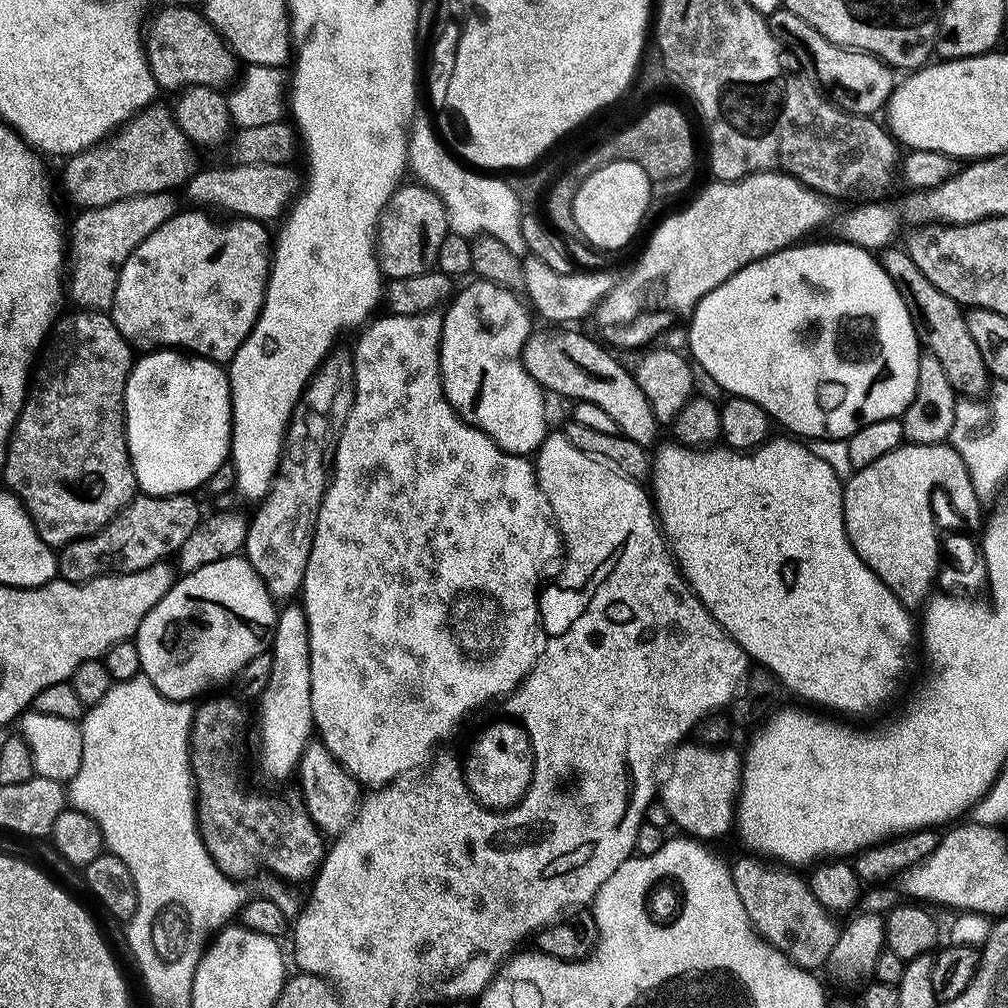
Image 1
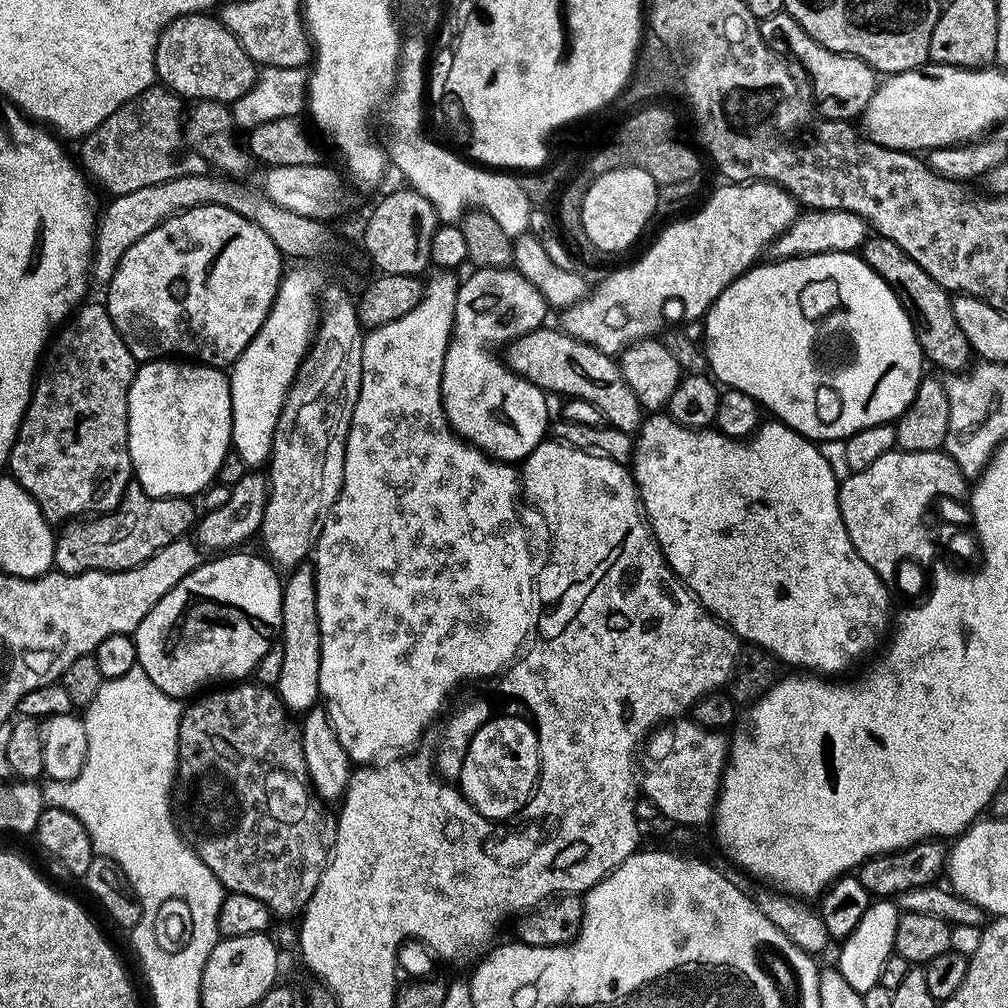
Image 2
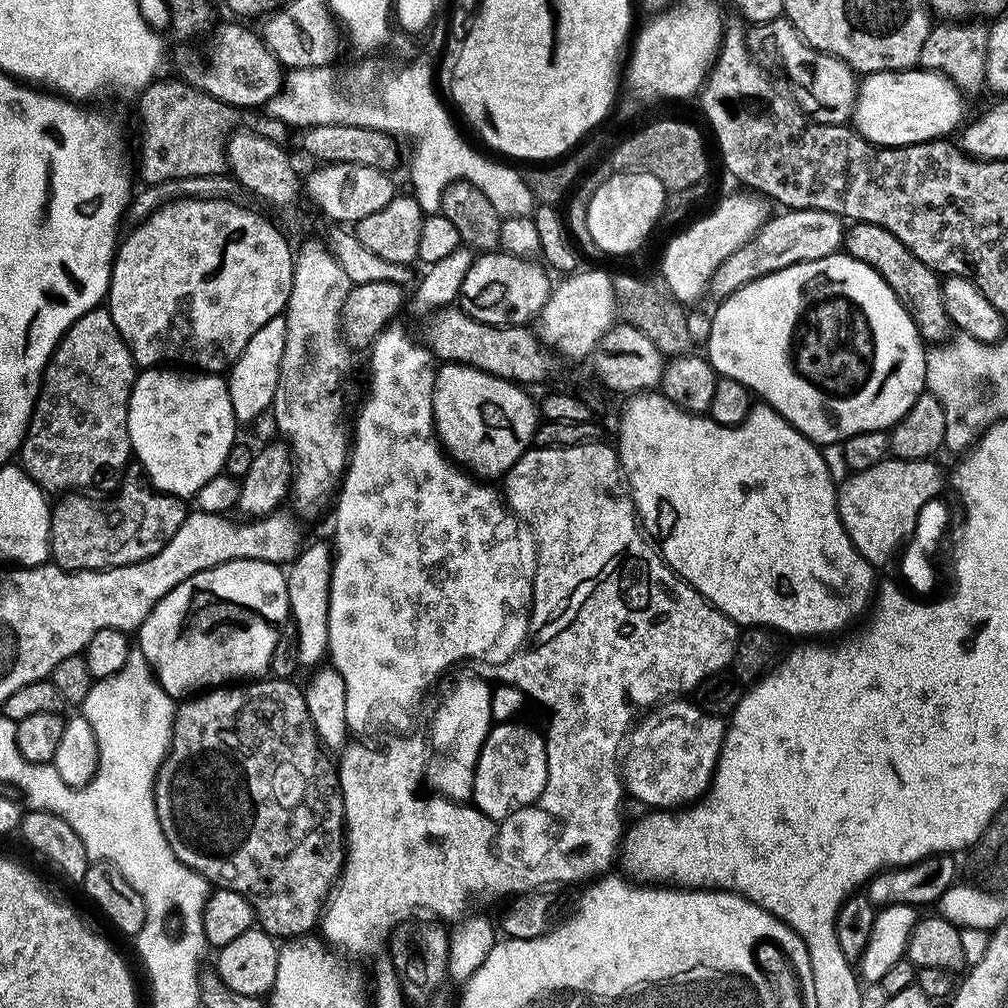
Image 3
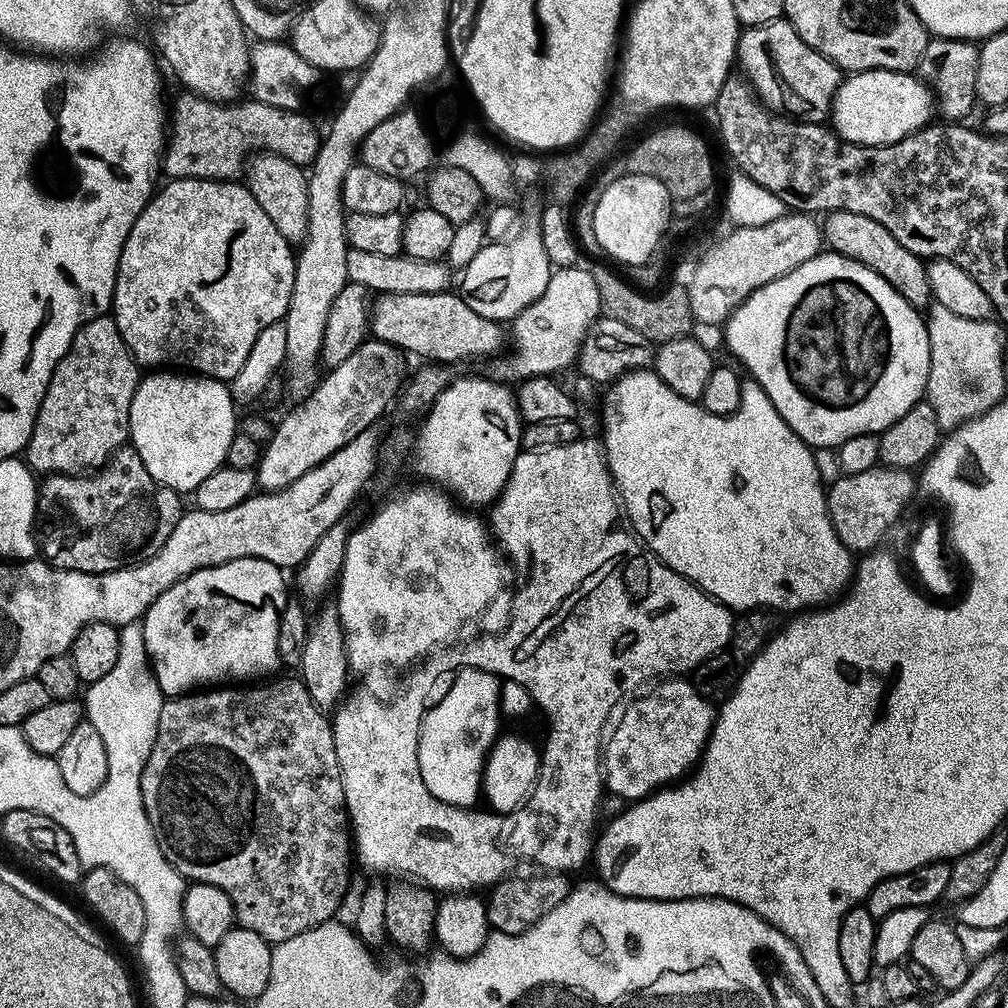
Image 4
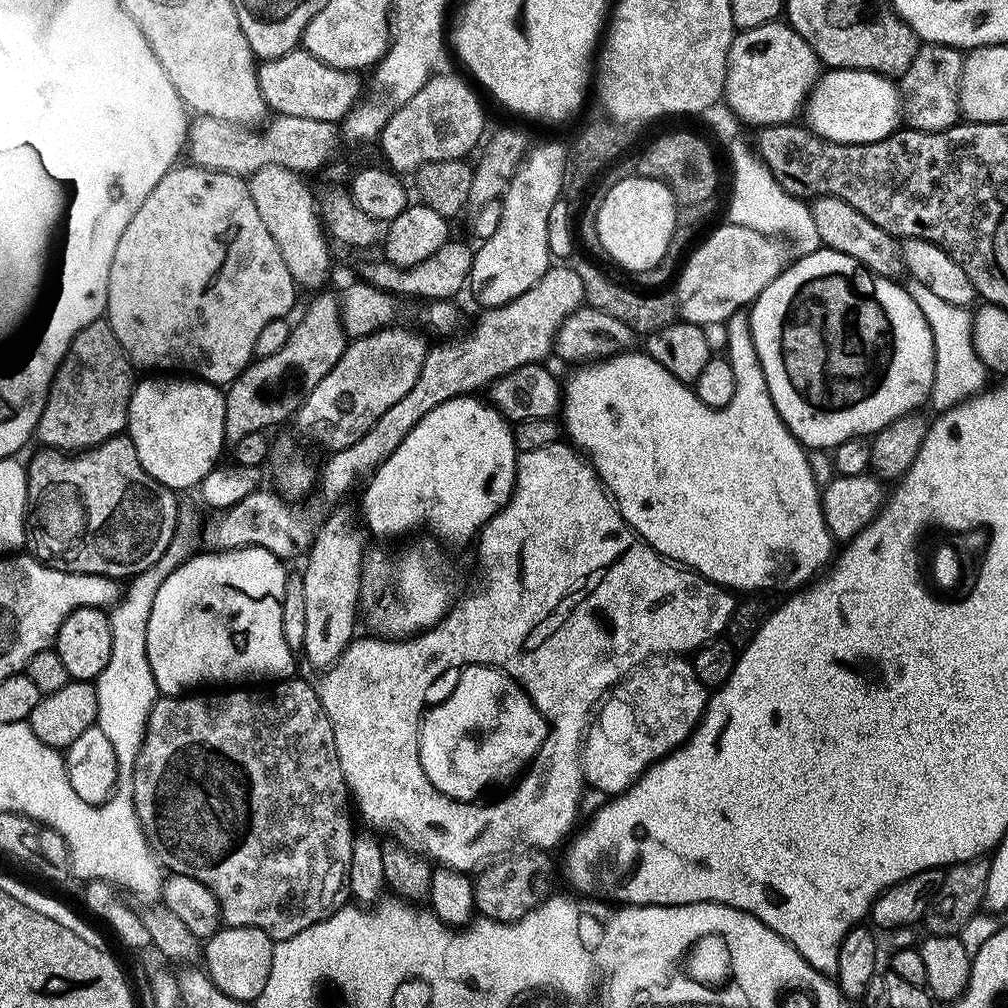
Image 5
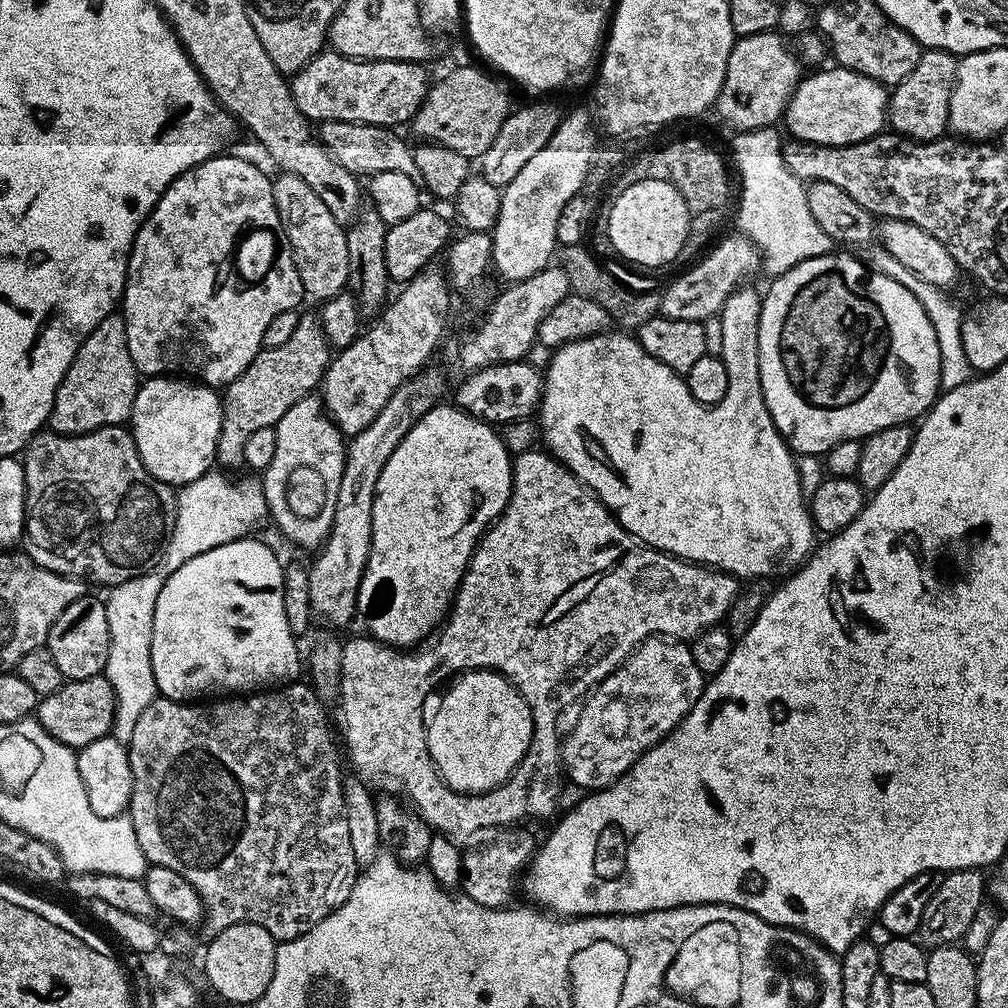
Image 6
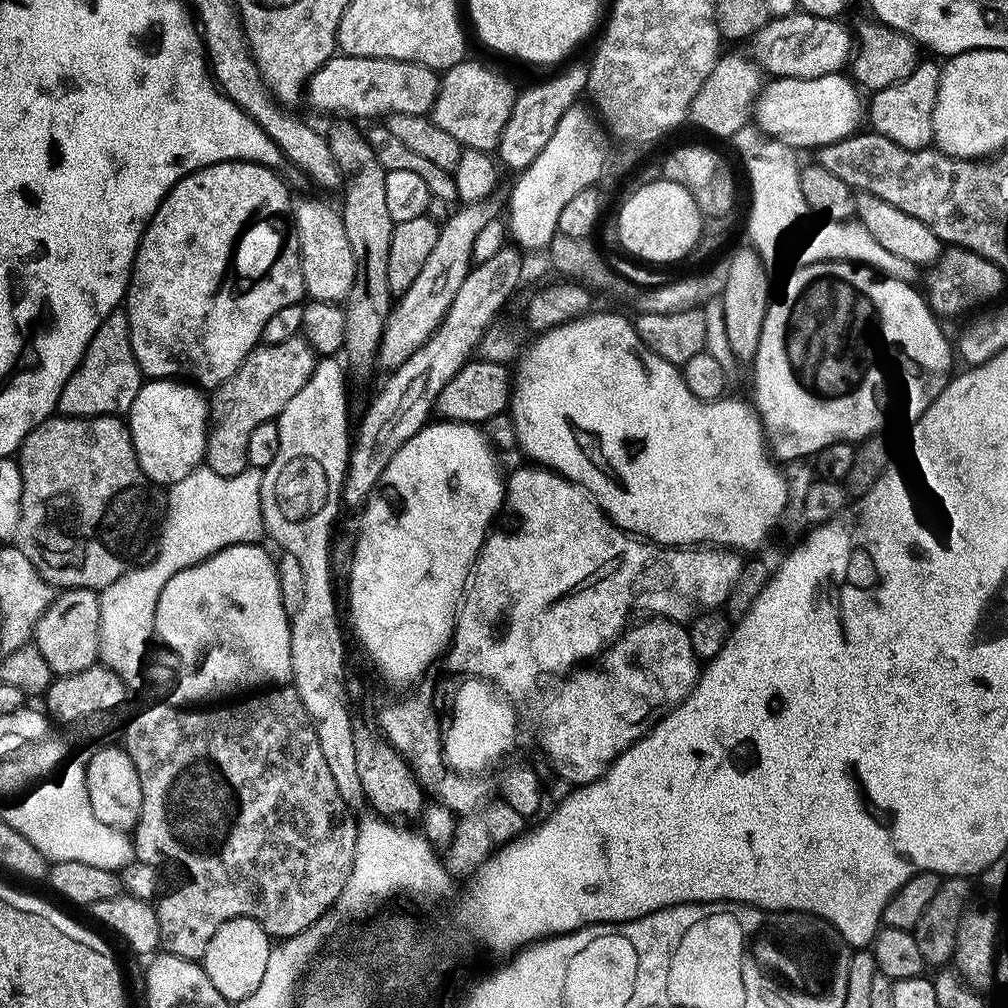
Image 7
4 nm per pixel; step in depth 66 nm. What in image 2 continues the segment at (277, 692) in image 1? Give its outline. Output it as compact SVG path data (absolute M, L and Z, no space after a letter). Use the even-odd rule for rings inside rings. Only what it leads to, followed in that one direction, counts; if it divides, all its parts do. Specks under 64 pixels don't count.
M308 562L299 564L287 575L283 585L283 630L280 635L283 660L276 691L289 711L302 714L315 707L320 698L321 628L317 616L315 567Z

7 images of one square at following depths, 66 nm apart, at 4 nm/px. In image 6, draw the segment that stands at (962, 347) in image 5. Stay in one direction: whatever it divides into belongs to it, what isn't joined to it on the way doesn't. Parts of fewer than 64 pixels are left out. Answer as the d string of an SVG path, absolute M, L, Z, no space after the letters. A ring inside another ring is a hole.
M874 246L869 249L870 254L866 256L867 263L873 272L881 273L883 276L894 278L899 285L905 286L910 290L930 318L931 325L934 326L935 337L938 338L938 348L940 356L940 385L943 389L960 386L968 379L971 379L972 369L966 361L966 354L962 348L961 322L963 311L959 309L950 299L946 298L947 293L933 283L925 282L918 274L907 269L898 259L890 255L882 246Z

